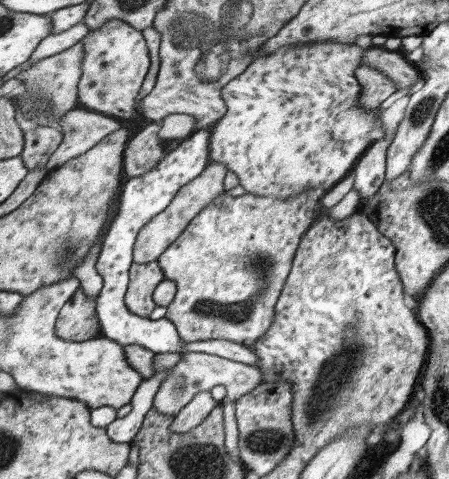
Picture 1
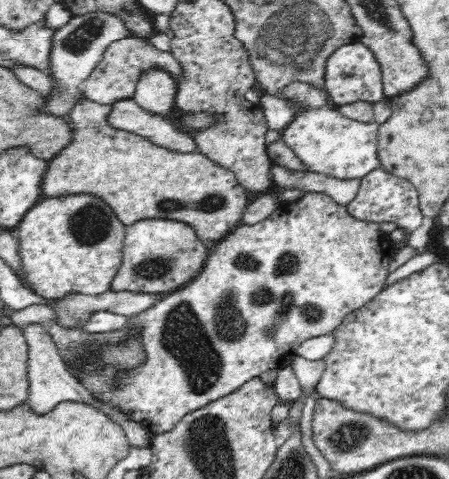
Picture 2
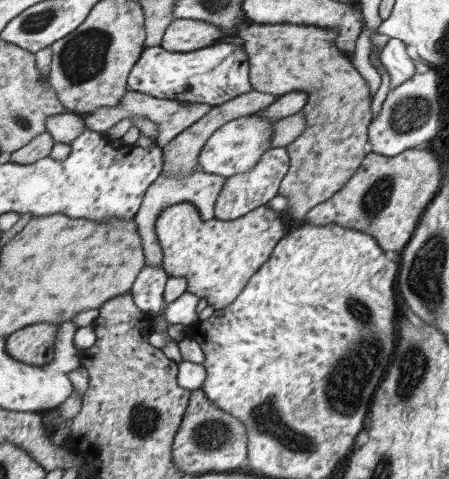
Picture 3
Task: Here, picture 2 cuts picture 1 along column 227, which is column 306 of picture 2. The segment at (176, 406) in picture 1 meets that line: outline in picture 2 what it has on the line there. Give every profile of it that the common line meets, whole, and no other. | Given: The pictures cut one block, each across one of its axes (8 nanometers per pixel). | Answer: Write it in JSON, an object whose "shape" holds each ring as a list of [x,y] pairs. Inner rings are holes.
{"shape":[[[296,356],[292,360],[294,364],[294,374],[296,374],[296,380],[300,384],[300,398],[292,404],[292,408],[288,410],[288,416],[292,420],[292,426],[298,426],[300,422],[300,416],[302,416],[302,410],[304,410],[304,404],[308,400],[308,396],[312,396],[316,392],[316,386],[324,374],[324,360],[306,360],[302,356]]]}

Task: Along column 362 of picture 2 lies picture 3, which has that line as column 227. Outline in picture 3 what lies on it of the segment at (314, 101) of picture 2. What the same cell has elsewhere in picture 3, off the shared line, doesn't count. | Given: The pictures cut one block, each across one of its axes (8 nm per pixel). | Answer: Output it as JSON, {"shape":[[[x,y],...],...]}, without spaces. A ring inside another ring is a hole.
{"shape":[[[255,114],[251,116],[241,116],[235,120],[229,120],[225,124],[221,124],[203,144],[199,156],[197,156],[197,168],[201,172],[207,174],[217,174],[223,178],[229,178],[233,174],[241,174],[247,172],[251,168],[255,168],[257,160],[271,150],[271,134],[273,134],[273,124],[271,120],[263,120]]]}

